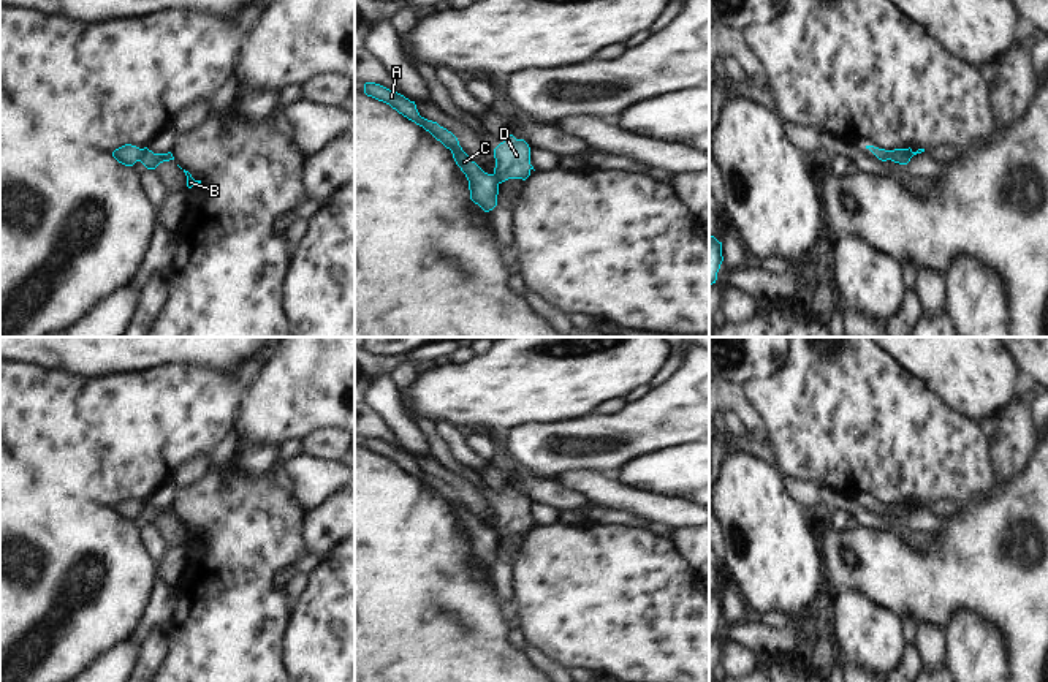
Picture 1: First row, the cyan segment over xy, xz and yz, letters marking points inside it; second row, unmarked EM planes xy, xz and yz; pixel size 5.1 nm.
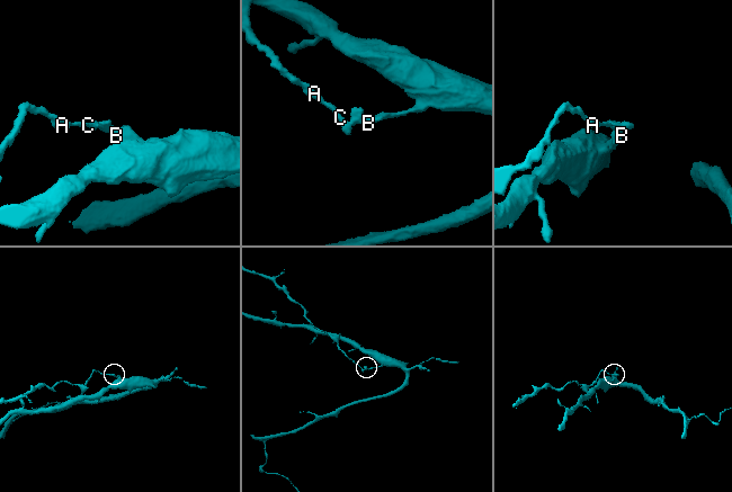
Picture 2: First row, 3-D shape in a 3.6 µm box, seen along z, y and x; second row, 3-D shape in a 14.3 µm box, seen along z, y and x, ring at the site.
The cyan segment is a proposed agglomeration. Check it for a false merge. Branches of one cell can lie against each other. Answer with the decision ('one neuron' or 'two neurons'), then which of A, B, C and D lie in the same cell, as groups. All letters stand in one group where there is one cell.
two neurons | A C / B D

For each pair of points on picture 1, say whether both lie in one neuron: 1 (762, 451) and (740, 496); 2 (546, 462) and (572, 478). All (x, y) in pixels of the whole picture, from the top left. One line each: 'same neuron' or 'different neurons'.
1: different neurons
2: different neurons

